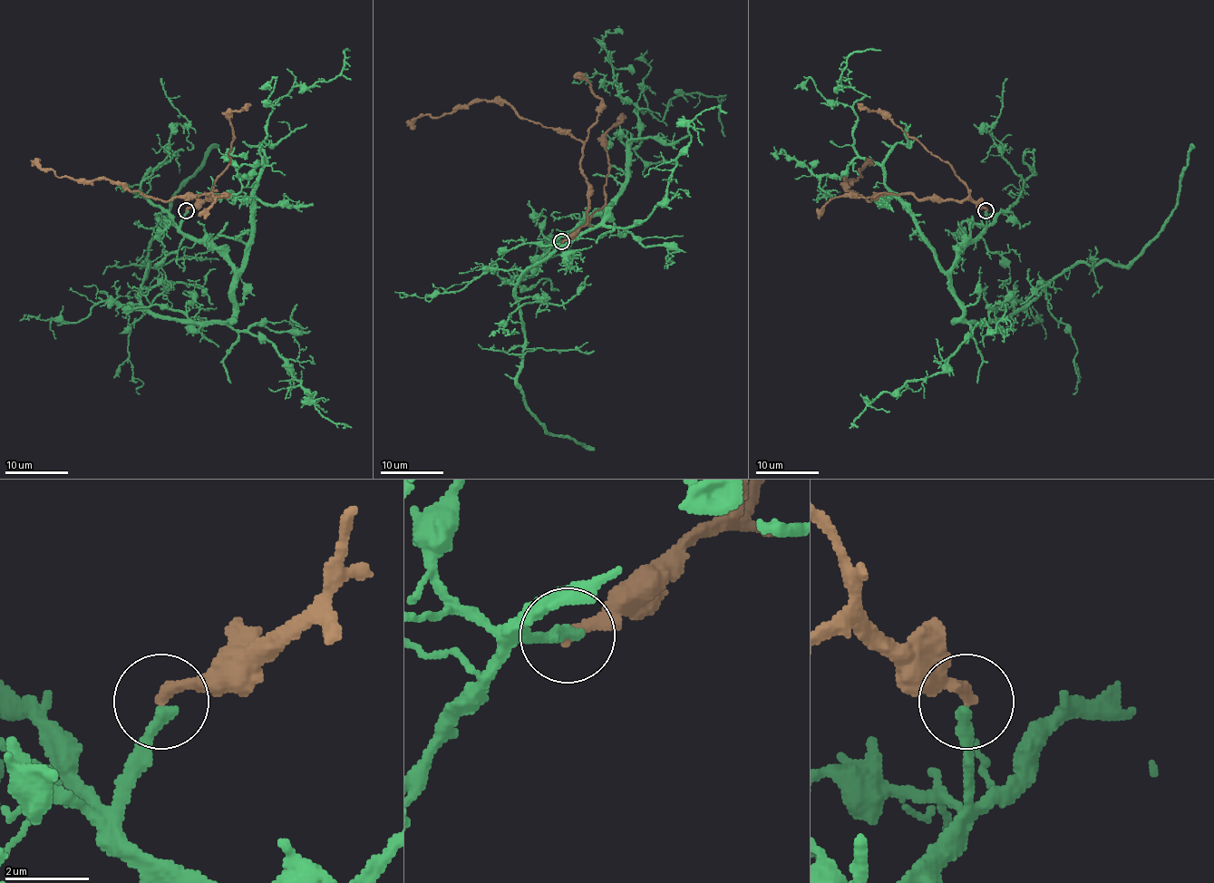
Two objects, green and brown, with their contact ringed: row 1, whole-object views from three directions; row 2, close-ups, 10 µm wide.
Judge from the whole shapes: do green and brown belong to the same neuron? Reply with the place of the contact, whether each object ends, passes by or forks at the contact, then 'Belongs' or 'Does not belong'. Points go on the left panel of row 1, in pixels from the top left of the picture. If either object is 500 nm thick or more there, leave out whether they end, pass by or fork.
Place: (186, 210). At the ring green ends. At the ring brown ends. Does not belong

